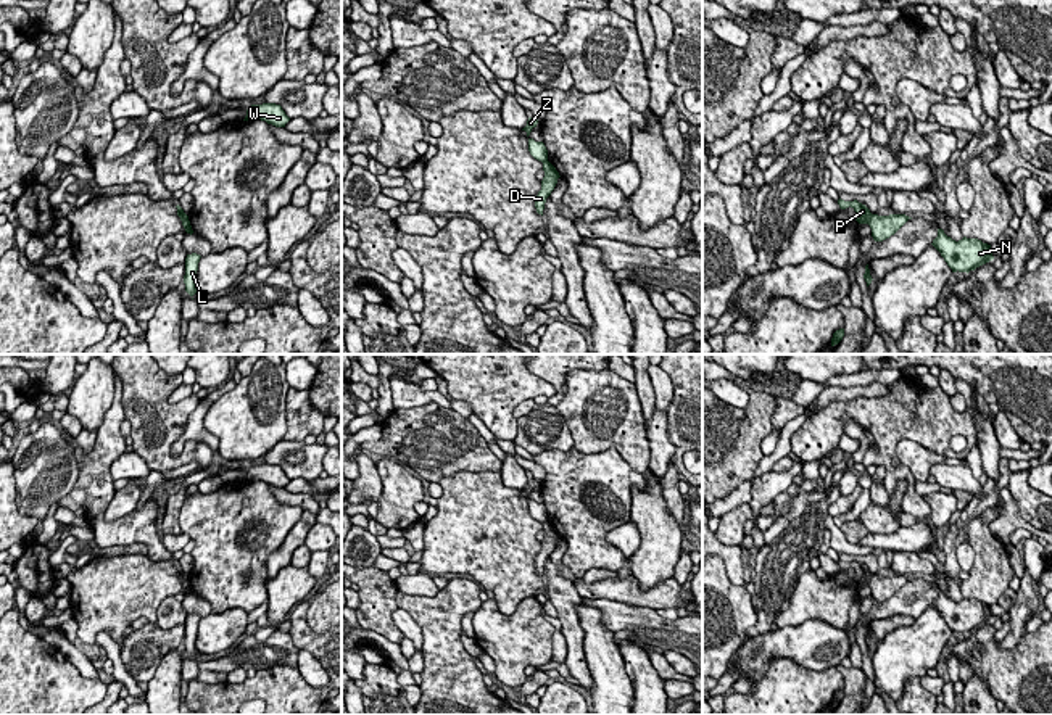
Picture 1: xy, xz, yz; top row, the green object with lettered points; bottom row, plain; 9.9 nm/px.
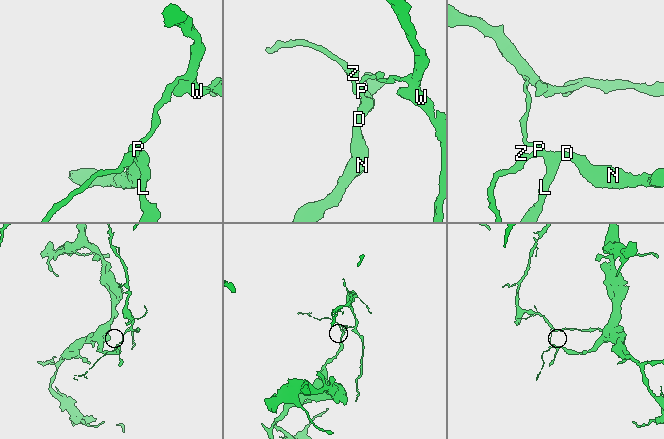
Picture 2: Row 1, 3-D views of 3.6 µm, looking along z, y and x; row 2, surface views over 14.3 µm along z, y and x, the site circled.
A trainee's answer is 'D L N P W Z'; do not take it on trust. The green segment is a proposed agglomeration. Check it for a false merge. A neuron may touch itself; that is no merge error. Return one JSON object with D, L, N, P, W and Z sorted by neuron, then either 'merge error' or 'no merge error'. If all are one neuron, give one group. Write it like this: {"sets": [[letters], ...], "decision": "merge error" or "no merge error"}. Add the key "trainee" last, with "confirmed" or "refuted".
{"sets": [["D", "L", "N"], ["P", "W", "Z"]], "decision": "merge error", "trainee": "refuted"}

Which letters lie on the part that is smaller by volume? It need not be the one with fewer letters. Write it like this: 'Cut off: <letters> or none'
Cut off: P, W, Z

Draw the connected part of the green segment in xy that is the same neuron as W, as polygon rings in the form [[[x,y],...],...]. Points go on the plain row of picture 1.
[[[275,464],[251,465],[246,470],[246,477],[243,481],[259,481],[259,480],[275,488],[285,488],[285,485],[290,481],[282,467]]]

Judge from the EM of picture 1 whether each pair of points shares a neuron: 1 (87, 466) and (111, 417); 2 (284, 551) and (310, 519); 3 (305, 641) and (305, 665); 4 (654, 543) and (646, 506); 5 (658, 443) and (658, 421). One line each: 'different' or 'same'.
1: same
2: same
3: different
4: same
5: same

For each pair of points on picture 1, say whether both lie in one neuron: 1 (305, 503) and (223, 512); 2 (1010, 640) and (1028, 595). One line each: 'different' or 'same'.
1: different
2: same

